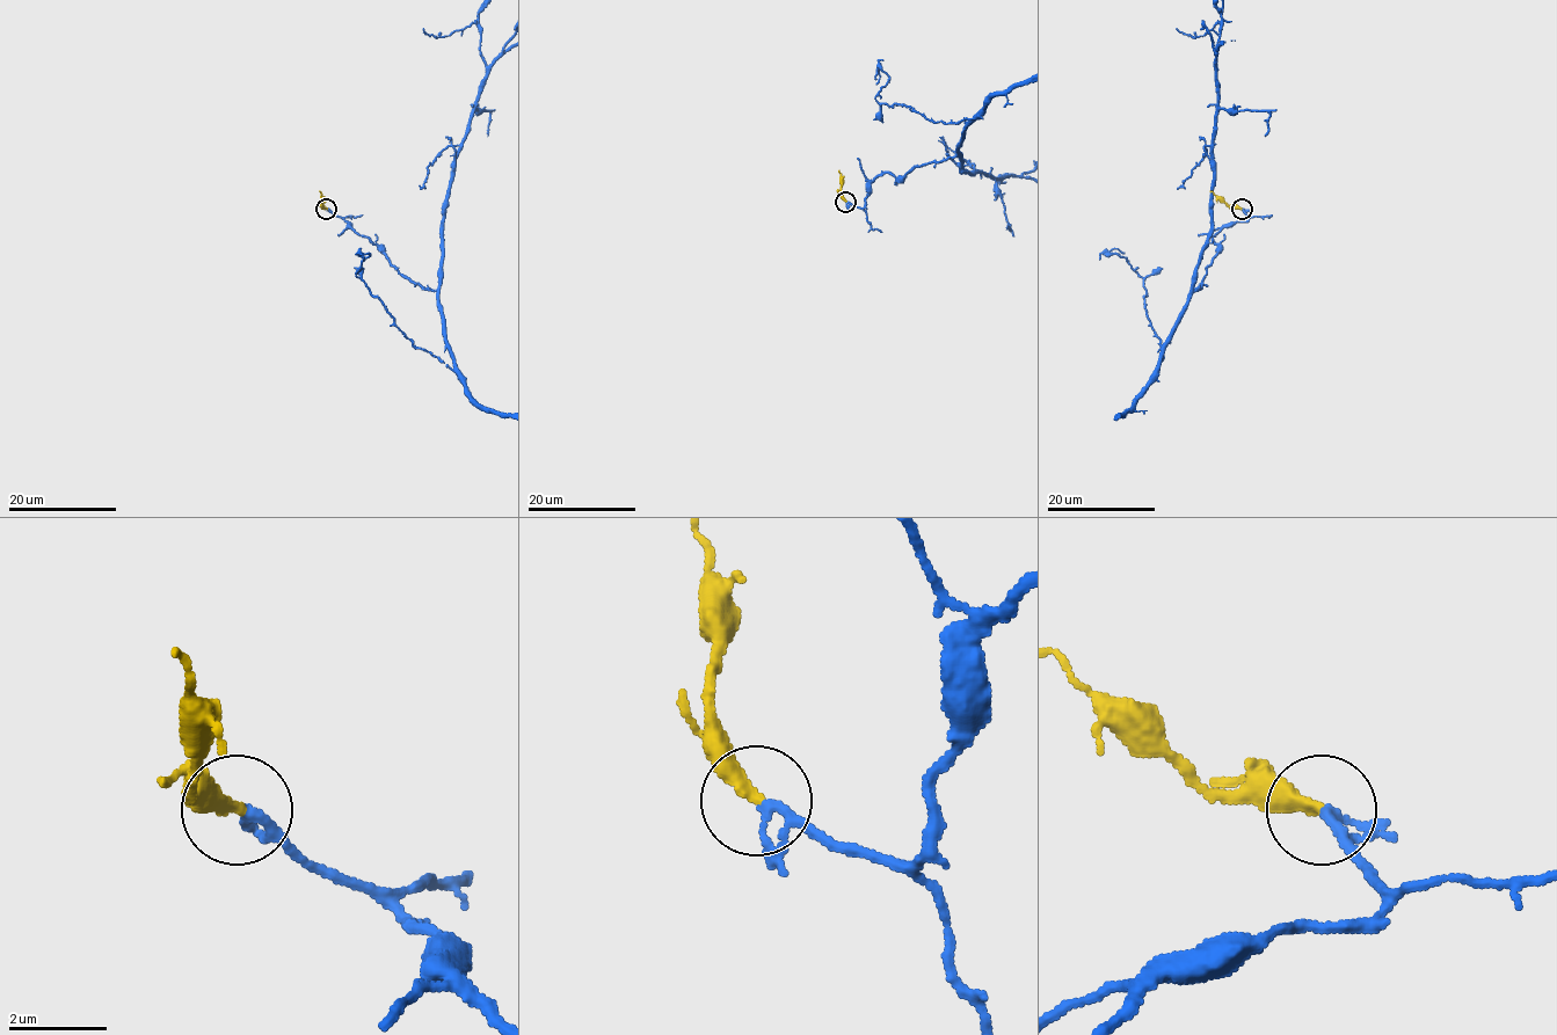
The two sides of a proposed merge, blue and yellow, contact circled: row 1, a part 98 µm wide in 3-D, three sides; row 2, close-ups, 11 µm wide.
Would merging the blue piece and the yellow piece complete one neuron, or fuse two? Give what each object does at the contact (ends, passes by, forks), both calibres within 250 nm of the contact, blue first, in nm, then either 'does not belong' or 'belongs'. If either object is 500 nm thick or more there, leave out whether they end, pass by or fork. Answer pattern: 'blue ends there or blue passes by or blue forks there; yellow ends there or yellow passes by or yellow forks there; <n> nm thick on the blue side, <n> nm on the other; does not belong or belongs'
blue passes by; yellow ends there; 170 nm thick on the blue side, 320 nm on the other; belongs

